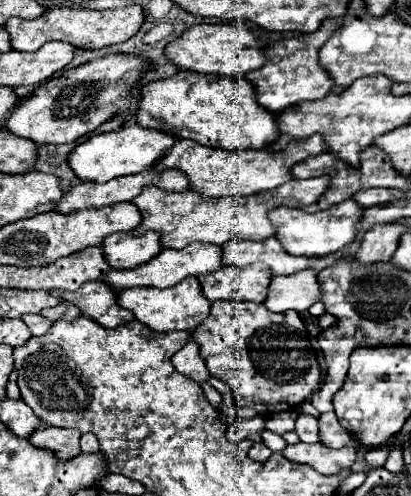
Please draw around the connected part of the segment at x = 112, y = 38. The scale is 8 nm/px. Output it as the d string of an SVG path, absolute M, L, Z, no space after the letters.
M135 4L135 6L127 6L127 8L119 8L119 10L101 10L101 12L99 10L53 8L35 20L11 18L11 20L7 20L7 24L3 28L11 36L13 50L33 52L51 40L67 42L67 44L71 44L75 48L83 48L83 50L97 50L103 46L111 46L111 44L129 40L131 36L137 34L141 24L143 24L143 8Z

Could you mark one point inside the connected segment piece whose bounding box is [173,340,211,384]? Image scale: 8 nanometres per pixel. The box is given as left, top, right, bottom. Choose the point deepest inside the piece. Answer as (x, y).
(187, 361)

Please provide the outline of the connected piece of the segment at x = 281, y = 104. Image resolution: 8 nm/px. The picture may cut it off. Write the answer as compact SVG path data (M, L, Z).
M327 18L317 32L313 34L299 34L299 36L293 36L293 38L283 38L279 42L273 42L273 44L279 44L279 50L283 54L273 54L271 46L265 48L265 66L245 74L245 78L253 84L255 88L255 94L257 94L257 102L259 106L263 106L265 110L269 112L281 112L283 108L289 108L297 102L305 102L305 100L321 100L323 96L327 96L327 92L341 92L343 88L335 86L333 80L327 76L327 72L321 68L319 64L319 50L321 46L327 42L327 38L339 28L337 20L333 18Z

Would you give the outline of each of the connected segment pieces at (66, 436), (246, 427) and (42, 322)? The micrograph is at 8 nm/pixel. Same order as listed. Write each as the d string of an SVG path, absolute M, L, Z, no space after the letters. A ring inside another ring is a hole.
M45 426L45 430L37 430L29 442L35 448L43 448L49 450L57 456L57 460L67 462L75 456L81 454L79 450L79 438L81 432L79 430L67 430L67 428L53 428L53 426Z
M255 416L251 420L237 420L235 424L231 424L227 428L227 440L231 442L239 442L243 438L251 438L251 436L257 436L263 432L263 424L265 424L265 418L263 416Z
M27 314L21 320L29 326L33 336L43 336L49 330L49 326L51 326L51 320L45 320L41 314Z

